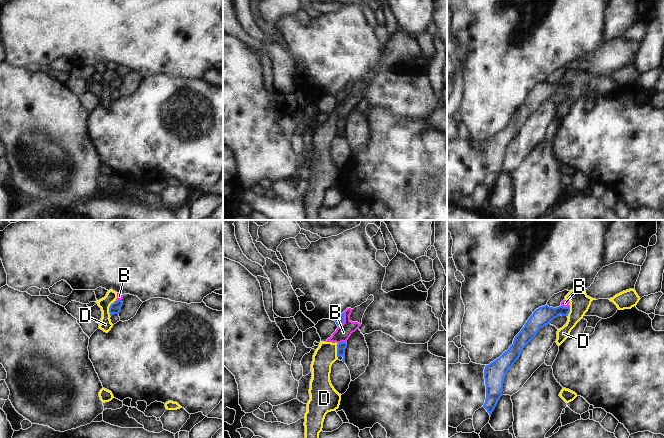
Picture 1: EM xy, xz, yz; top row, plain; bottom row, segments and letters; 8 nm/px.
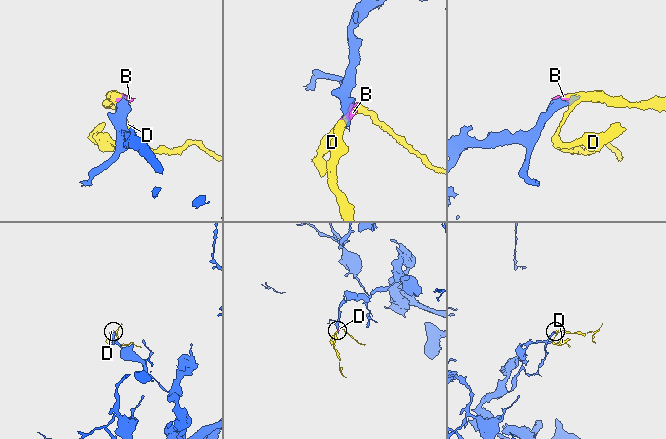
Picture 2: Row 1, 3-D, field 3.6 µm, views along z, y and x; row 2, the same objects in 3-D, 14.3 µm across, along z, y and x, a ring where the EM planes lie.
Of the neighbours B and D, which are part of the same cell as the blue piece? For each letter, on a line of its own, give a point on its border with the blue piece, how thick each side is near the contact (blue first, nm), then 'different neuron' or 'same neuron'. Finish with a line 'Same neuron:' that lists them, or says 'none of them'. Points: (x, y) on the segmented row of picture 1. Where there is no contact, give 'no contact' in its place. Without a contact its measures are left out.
B: contact xz (343, 320); calibres 70 and 120 nm; different neuron
D: contact xy (109, 309); calibres 90 and 100 nm; different neuron
Same neuron: none of them

